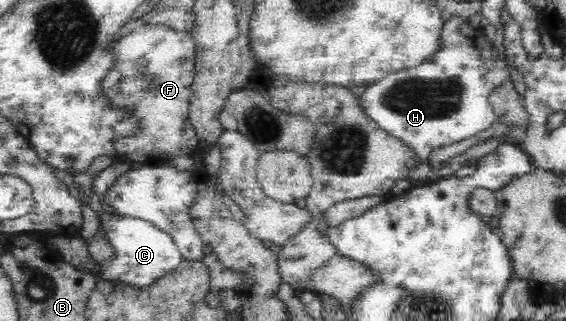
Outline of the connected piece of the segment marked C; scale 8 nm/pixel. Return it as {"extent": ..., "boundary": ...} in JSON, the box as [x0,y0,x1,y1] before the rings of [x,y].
{"extent":[94,212,183,290],"boundary":[[[109,212],[101,216],[101,226],[116,251],[113,259],[99,263],[94,275],[97,279],[114,280],[130,284],[135,290],[149,287],[167,272],[174,270],[183,259],[172,237],[154,224],[134,217],[112,216]]]}

